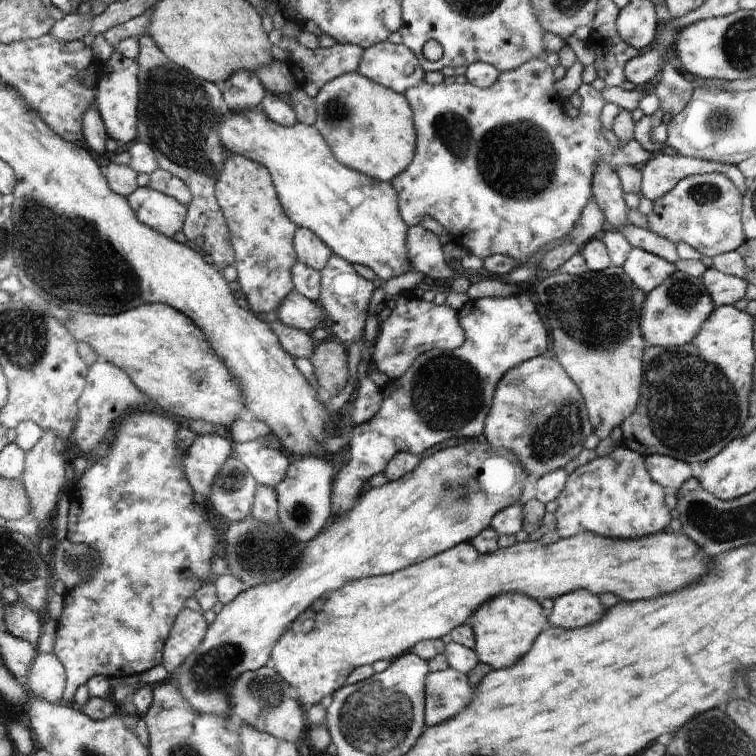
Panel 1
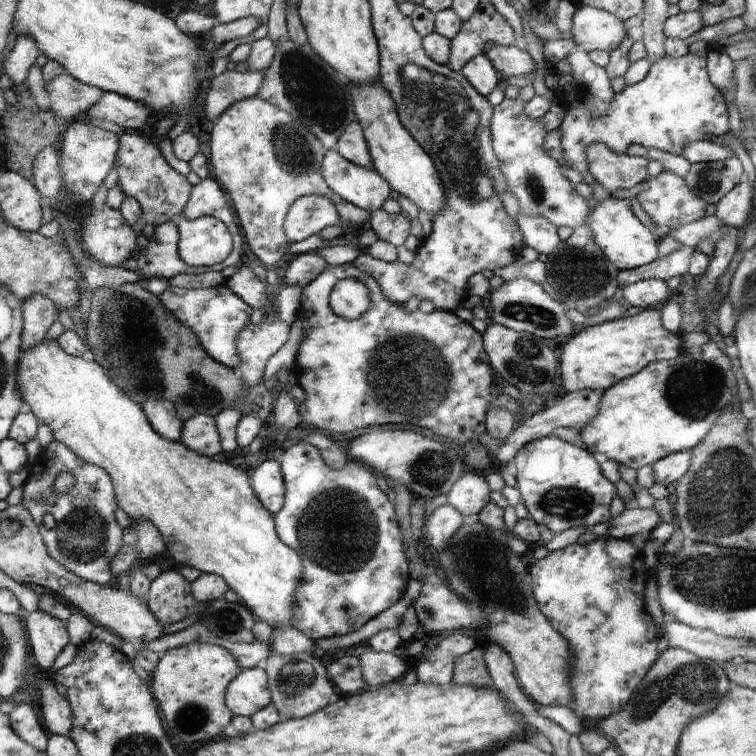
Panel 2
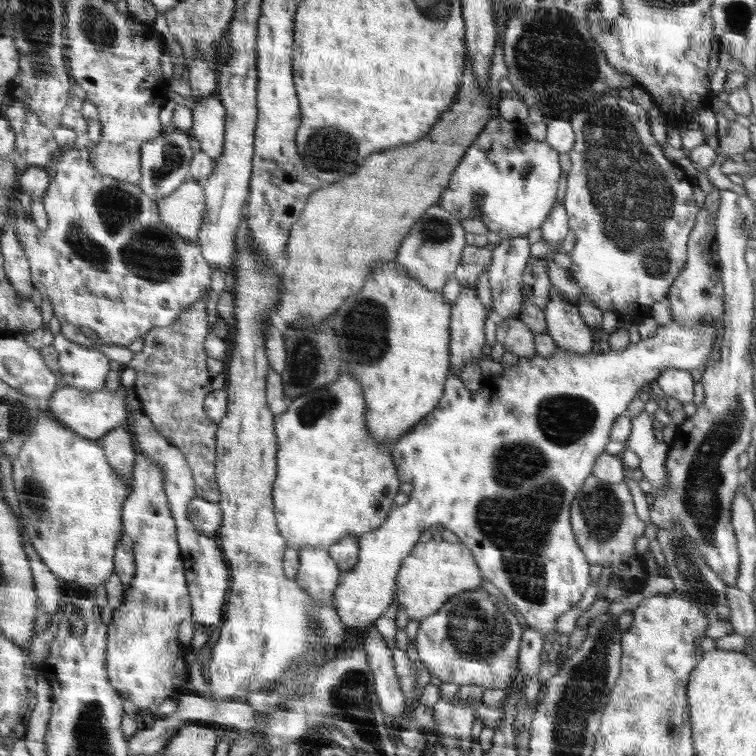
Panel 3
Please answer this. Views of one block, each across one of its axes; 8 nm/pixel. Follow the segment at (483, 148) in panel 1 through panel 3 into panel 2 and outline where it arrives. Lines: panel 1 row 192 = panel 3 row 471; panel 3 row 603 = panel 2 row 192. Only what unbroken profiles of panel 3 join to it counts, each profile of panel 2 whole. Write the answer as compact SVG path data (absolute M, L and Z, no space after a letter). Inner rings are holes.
M505 97L500 104L493 106L494 116L491 118L492 146L495 148L496 158L500 162L500 170L507 179L508 192L512 192L518 198L519 212L528 216L544 216L550 224L556 228L566 226L572 230L578 226L586 225L592 209L588 206L588 200L582 198L575 190L574 185L562 175L559 162L548 154L544 146L544 138L547 136L546 128L542 120L534 120L524 112L526 103L517 99ZM335 149L323 160L323 178L340 199L367 210L381 208L391 198L391 187L375 169L368 170L350 162Z

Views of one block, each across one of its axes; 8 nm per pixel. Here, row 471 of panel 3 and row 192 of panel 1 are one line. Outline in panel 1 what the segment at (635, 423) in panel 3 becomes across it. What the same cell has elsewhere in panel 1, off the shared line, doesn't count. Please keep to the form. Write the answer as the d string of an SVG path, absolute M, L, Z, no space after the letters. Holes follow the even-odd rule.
M665 153L648 161L640 170L642 174L642 195L652 202L672 190L684 177L693 174L724 173L730 178L734 186L744 190L749 183L737 165L722 163L718 160L702 160Z

